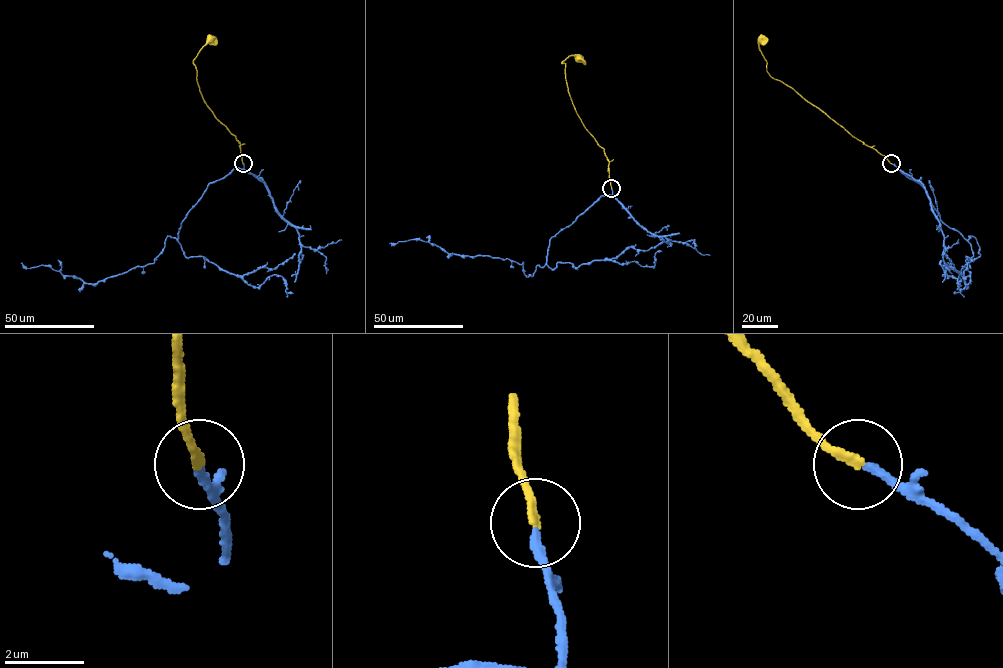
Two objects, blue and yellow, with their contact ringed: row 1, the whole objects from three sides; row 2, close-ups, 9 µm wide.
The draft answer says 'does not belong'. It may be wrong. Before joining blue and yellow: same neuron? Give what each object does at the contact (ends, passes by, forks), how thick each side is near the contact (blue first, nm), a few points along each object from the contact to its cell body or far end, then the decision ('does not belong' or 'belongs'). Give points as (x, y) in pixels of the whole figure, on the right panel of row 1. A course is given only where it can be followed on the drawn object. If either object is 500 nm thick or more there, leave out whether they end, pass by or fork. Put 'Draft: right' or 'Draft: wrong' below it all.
blue ends; yellow ends; calibres 200 and 220 nm; course blue (891, 163), (920, 185), (944, 223), (976, 239), (980, 255), (966, 259), (959, 283), (945, 271), (947, 262); course yellow (891, 163), (788, 86), (772, 78), (759, 47), (763, 39); belongs
Draft: wrong

